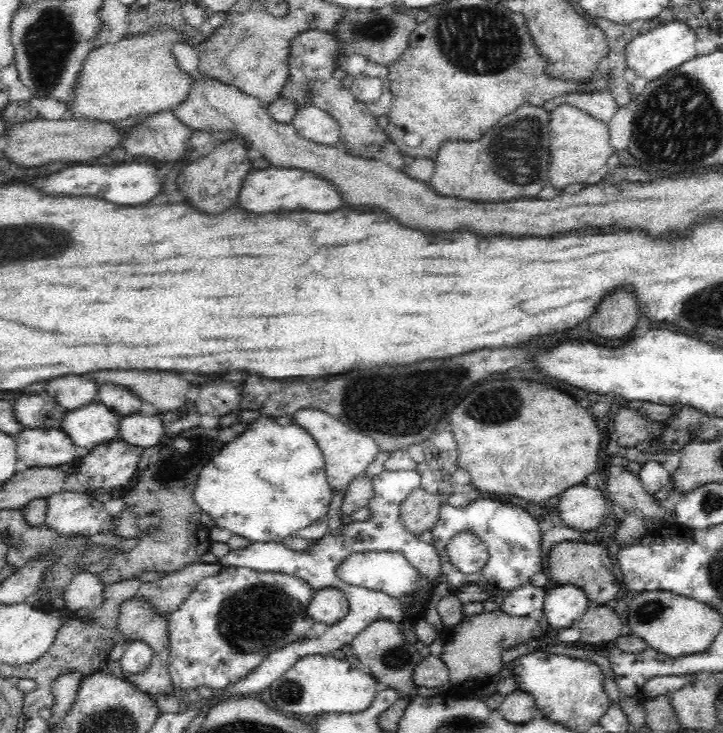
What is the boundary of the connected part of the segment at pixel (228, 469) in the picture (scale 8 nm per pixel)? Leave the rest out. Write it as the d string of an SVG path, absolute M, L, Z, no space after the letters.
M270 417L255 420L238 440L223 444L218 454L200 471L193 492L196 504L212 516L215 526L226 528L251 543L281 543L287 536L295 536L298 530L326 516L334 493L327 481L323 455L313 436L295 422L280 426Z

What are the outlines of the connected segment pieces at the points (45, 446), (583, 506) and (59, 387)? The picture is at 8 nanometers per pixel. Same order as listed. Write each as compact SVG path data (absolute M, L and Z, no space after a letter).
M24 428L14 436L17 446L18 461L24 462L27 468L61 468L61 465L76 460L76 446L61 428Z
M584 483L559 494L557 510L563 525L578 532L590 532L598 528L607 512L602 491Z
M90 374L52 378L46 384L46 394L52 394L52 398L56 398L55 401L66 410L76 410L94 402L96 392L98 388Z

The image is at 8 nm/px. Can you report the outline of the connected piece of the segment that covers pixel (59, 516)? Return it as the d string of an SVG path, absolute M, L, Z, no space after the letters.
M60 491L47 498L45 524L60 537L101 532L108 512L89 492Z

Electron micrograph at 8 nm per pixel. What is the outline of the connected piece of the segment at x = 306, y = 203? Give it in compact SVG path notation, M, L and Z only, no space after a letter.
M270 166L267 169L252 170L244 178L238 204L244 210L252 210L254 214L268 214L276 210L312 210L312 212L332 212L342 208L339 188L324 182L324 178L314 172L298 170L295 167Z

